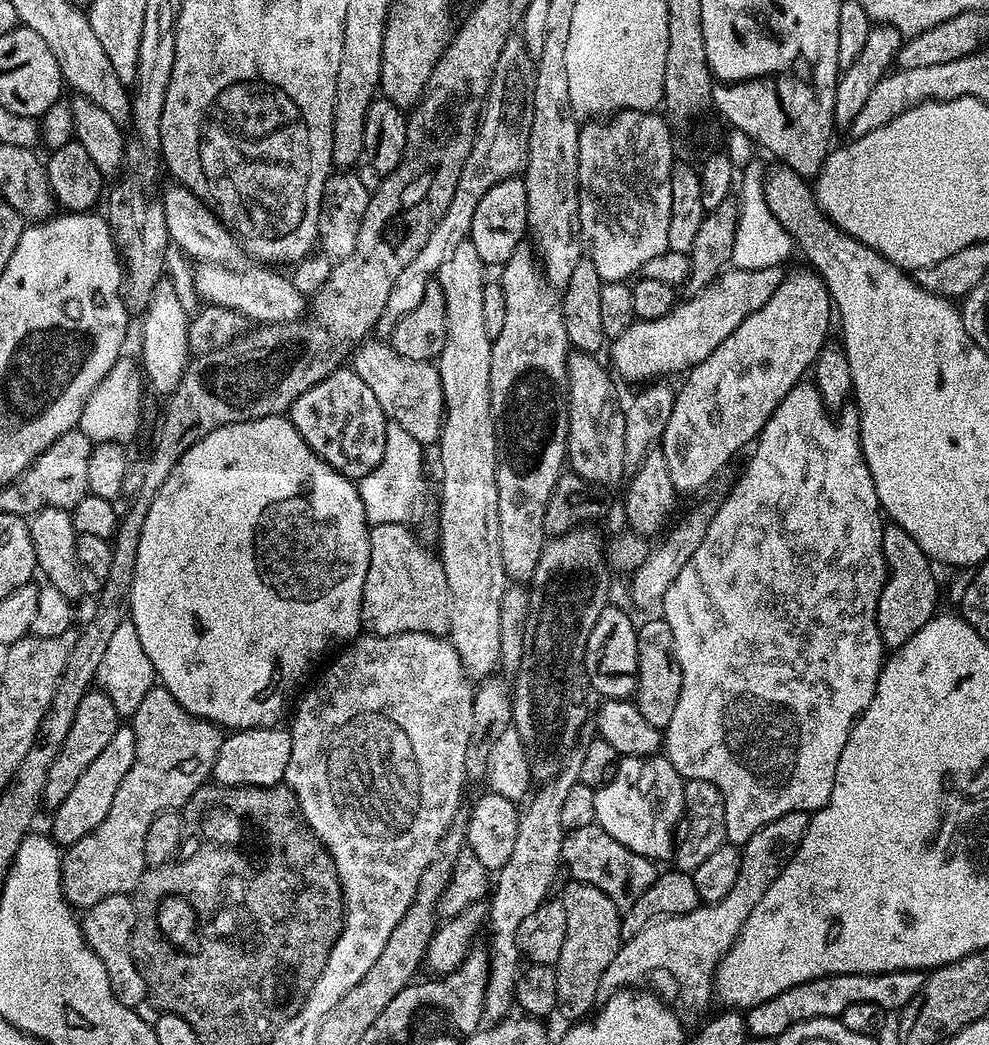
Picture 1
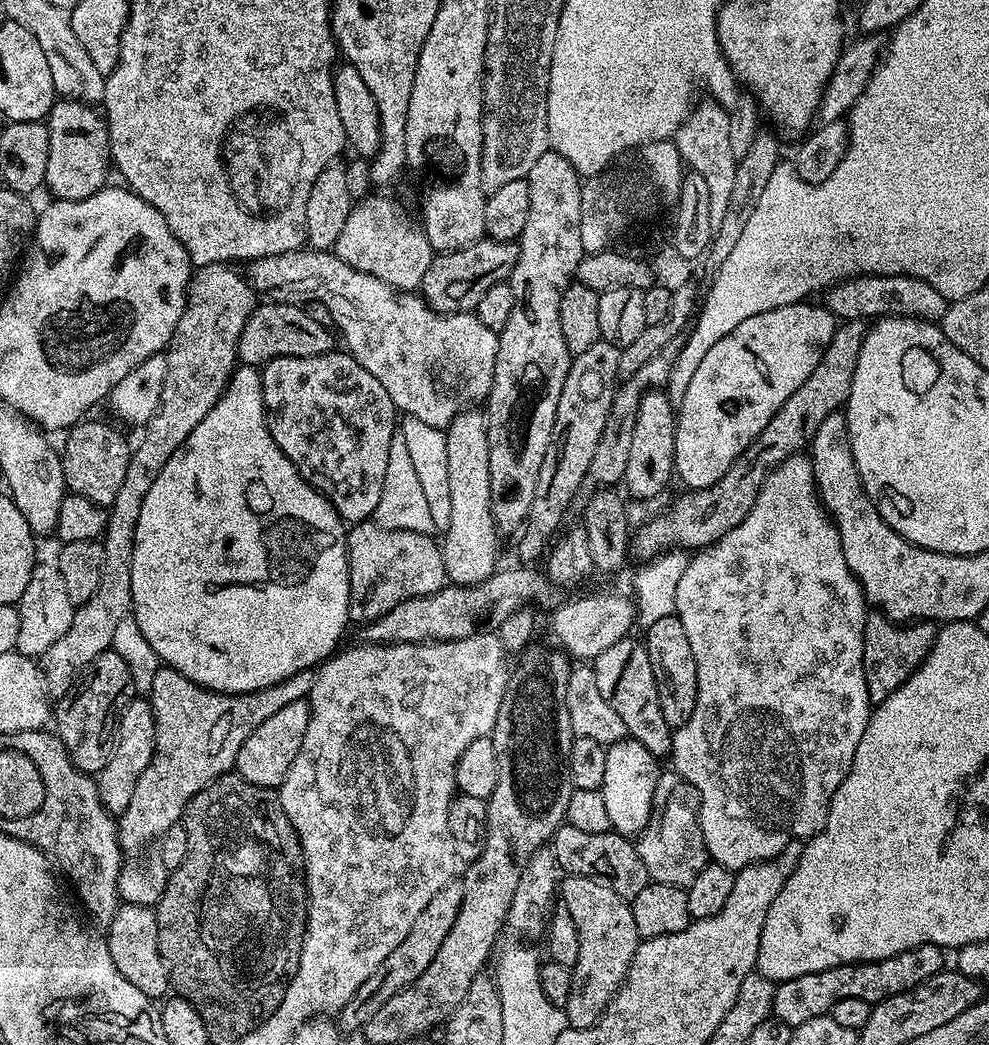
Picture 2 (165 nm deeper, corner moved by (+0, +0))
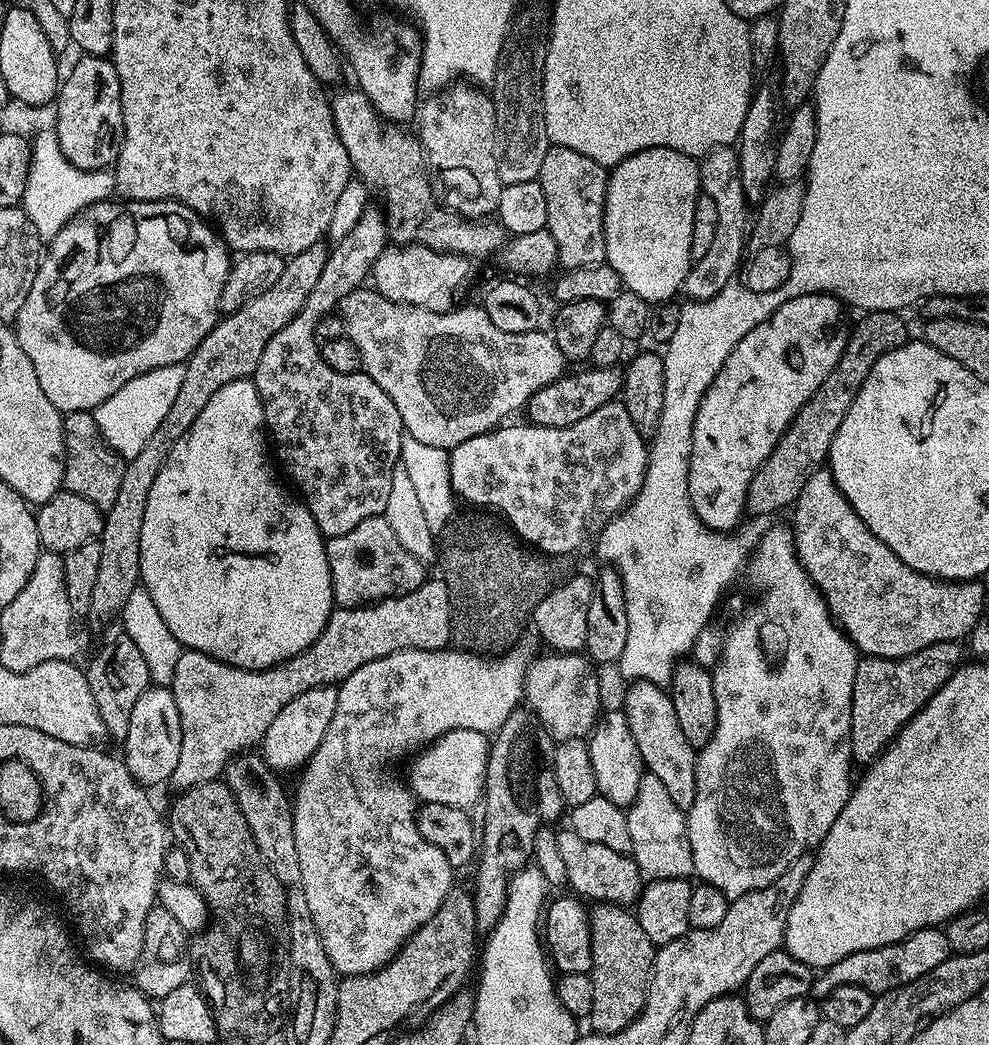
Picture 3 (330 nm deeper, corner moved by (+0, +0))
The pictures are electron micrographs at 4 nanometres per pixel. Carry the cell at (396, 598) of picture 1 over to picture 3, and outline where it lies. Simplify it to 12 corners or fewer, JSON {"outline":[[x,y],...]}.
{"outline":[[383,515],[327,537],[332,599],[410,594],[425,561]]}

